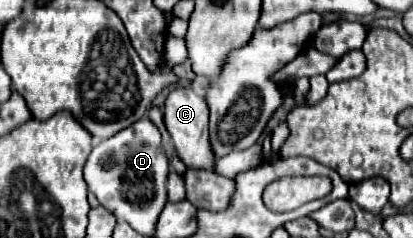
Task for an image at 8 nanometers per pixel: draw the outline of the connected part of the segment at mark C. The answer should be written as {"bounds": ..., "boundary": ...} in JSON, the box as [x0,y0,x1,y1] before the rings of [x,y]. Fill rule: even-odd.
{"bounds":[163,88,217,170],"boundary":[[[175,88],[167,96],[163,114],[165,114],[167,132],[171,134],[177,156],[183,160],[183,164],[187,168],[213,170],[217,158],[213,156],[213,150],[209,148],[209,108],[205,104],[205,98],[195,94],[191,88]]]}

